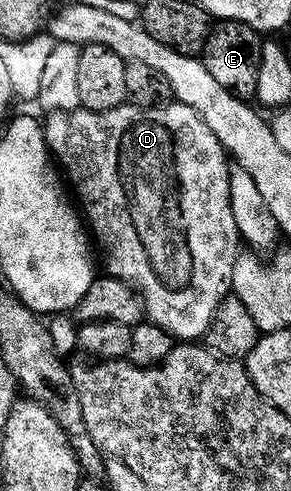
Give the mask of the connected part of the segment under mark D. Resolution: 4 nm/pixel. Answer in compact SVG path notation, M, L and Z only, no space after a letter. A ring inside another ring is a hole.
M125 102L118 105L114 110L106 110L105 112L89 112L87 108L78 107L70 112L53 112L47 119L43 121L43 125L48 150L52 153L55 163L62 169L67 183L69 185L72 183L76 187L76 196L81 200L81 205L96 206L98 196L100 196L100 200L104 200L102 196L106 196L106 200L108 198L114 200L114 202L120 200L120 204L122 204L122 196L124 196L126 218L128 218L128 222L132 226L132 228L124 226L126 228L126 238L130 238L134 242L134 236L132 236L132 232L134 232L138 242L140 242L140 246L136 244L136 248L134 248L132 244L126 244L126 248L124 248L124 244L110 242L108 244L110 246L110 253L114 252L116 254L118 252L118 254L124 254L124 256L105 257L104 264L108 266L106 268L107 275L126 282L130 287L139 292L141 300L144 301L145 317L151 323L162 326L162 330L169 332L177 341L199 341L208 331L210 322L214 318L214 310L222 302L222 298L229 295L231 272L234 270L238 253L236 244L239 245L241 243L241 236L235 228L234 216L231 214L230 208L230 182L228 181L230 164L226 159L224 147L218 142L218 138L214 138L210 126L206 126L206 122L202 122L200 115L194 110L190 110L190 106L177 102L160 102L151 108L140 108L131 102Z

